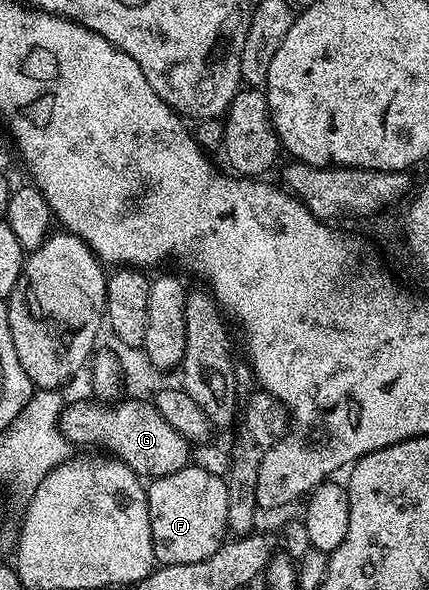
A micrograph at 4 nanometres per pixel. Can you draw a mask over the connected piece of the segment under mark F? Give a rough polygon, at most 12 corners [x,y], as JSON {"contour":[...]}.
{"contour":[[189,464],[146,487],[155,557],[193,564],[228,537],[227,484]]}

